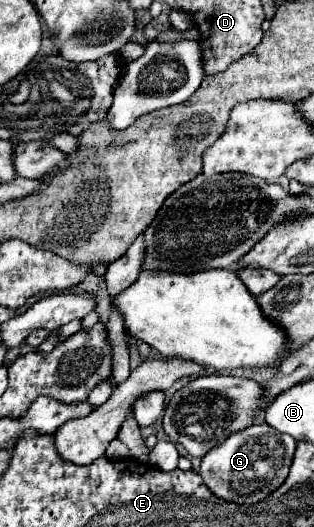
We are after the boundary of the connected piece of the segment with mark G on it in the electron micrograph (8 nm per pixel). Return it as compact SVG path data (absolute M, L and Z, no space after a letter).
M266 423L252 425L236 435L230 435L220 447L214 447L214 451L208 451L208 455L202 457L200 477L204 479L206 487L220 499L238 505L254 505L284 483L294 449L296 441L290 435L278 433Z

